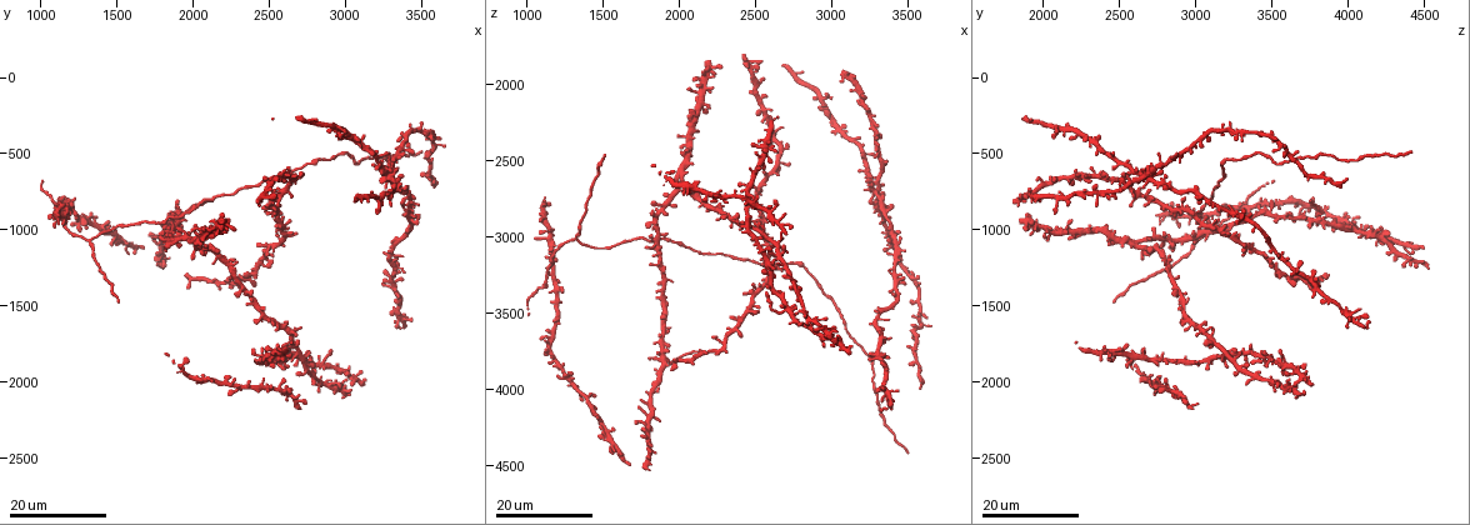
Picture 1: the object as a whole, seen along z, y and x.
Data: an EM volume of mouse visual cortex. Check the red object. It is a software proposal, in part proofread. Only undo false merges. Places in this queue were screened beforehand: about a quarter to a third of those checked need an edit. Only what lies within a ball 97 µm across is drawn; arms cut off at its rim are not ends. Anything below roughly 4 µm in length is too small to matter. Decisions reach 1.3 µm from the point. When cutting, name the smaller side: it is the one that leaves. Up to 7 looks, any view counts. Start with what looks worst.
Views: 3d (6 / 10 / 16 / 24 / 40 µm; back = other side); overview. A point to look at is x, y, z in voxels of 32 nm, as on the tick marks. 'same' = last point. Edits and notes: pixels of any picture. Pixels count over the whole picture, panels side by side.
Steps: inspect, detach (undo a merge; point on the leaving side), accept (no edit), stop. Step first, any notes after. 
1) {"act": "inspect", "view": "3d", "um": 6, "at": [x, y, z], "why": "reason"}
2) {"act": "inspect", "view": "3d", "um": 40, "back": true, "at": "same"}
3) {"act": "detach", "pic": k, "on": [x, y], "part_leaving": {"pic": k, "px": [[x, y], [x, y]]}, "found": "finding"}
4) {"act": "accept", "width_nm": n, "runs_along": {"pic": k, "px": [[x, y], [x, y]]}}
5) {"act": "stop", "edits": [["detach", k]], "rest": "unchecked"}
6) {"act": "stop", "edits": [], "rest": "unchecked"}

{"act": "inspect", "view": "3d", "um": 16, "at": [3300, 660, 2640], "why": "a fork"}

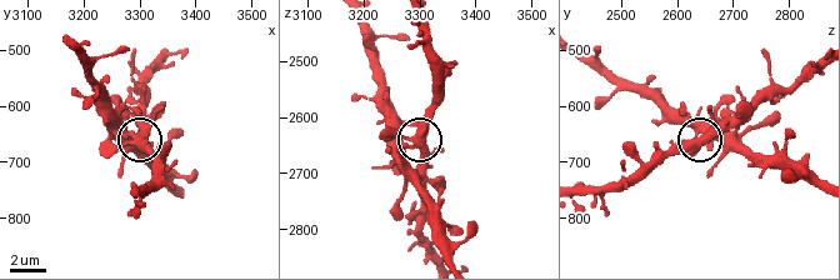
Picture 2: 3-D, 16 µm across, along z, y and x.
{"act": "inspect", "view": "3d", "um": 6, "at": [3290, 660, 2640], "why": "zoom in"}

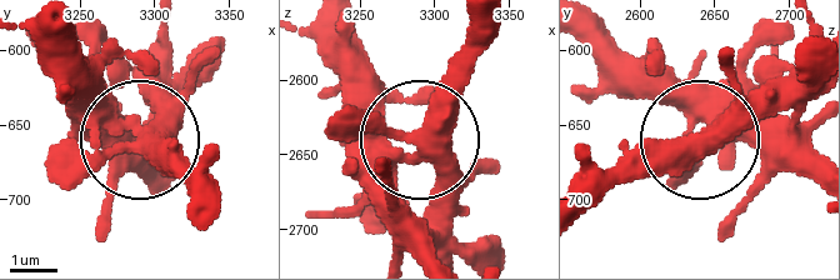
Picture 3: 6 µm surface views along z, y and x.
{"act": "accept", "arms": 3, "found": "all the same neuron"}

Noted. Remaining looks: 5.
{"act": "inspect", "view": "3d", "um": 16, "at": [1320, 1060, 3020], "why": "a fork"}

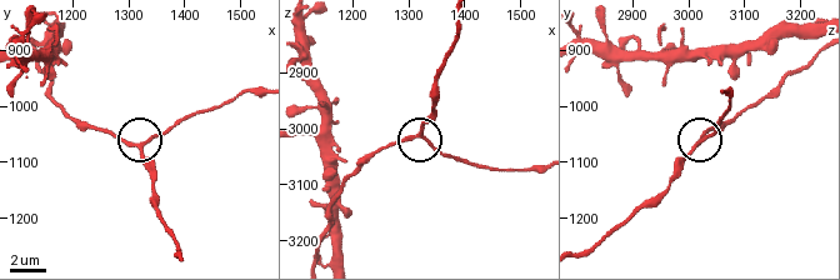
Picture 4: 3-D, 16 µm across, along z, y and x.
{"act": "inspect", "view": "3d", "um": 6, "at": [1325, 1075, 3010]}

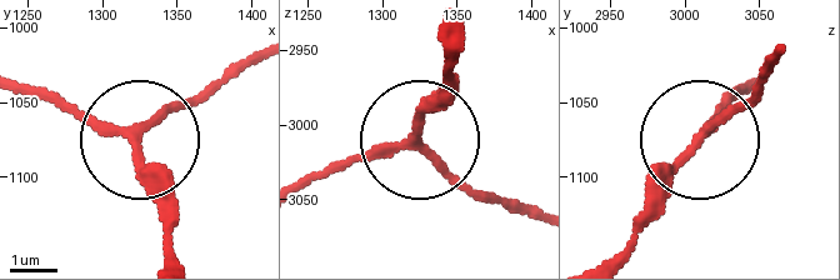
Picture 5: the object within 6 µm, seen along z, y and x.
{"act": "accept", "arms": 3, "runs_along": {"pic": 5, "px": [[538, 214], [478, 194], [421, 143], [421, 119], [450, 75]]}, "found": "continuous, no second neuron"}

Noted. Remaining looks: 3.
{"act": "inspect", "view": "3d", "um": 16, "at": [3340, 520, 4160], "why": "thick turns thin"}

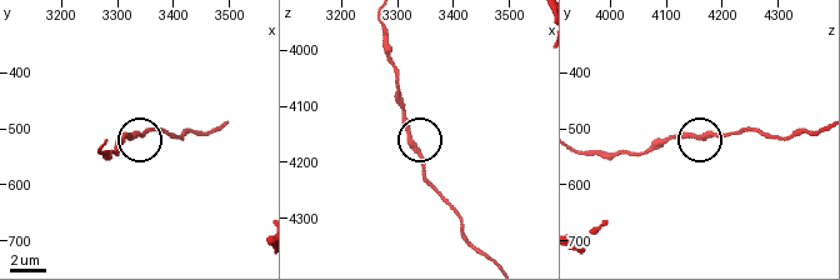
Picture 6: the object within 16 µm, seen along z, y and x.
{"act": "inspect", "view": "3d", "um": 10, "at": [3330, 510, 4175]}

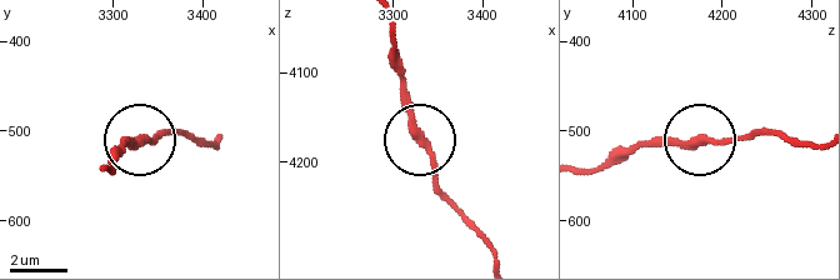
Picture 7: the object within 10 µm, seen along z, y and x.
{"act": "accept", "runs_along": {"pic": 7, "px": [[583, 168], [618, 164], [646, 146], [780, 133]]}, "found": "continuous, no second neuron"}

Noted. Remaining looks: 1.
{"act": "stop", "edits": [], "rest": "unchecked"}

